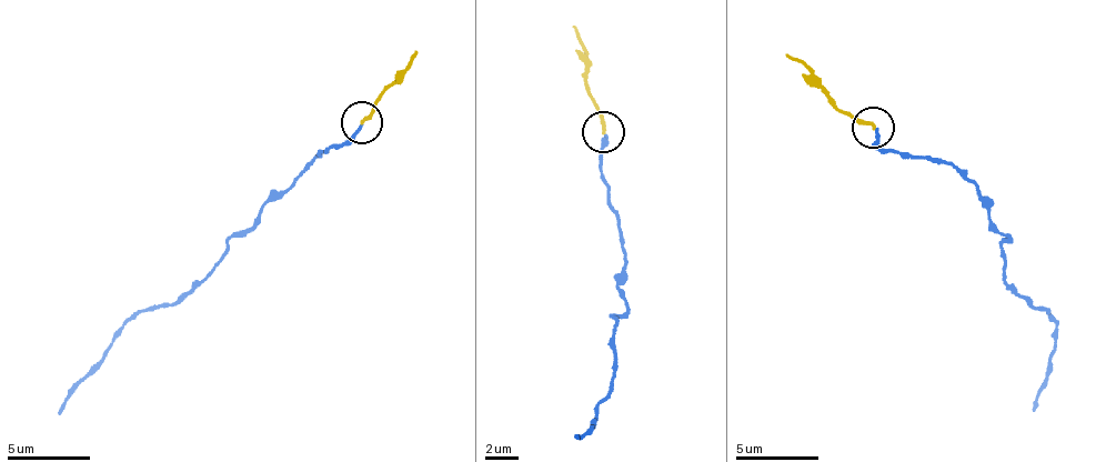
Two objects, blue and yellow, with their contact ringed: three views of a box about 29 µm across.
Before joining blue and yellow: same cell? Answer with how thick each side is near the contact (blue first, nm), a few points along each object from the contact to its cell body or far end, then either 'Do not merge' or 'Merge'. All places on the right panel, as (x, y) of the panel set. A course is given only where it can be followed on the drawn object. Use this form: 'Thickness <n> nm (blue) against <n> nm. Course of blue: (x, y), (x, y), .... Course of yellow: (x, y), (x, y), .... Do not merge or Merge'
Thickness 160 nm (blue) against 220 nm. Course of blue: (875, 127), (882, 150), (952, 161), (989, 220), (1007, 231), (1008, 287), (1043, 305), (1056, 328), (1032, 411). Course of yellow: (873, 127), (838, 110), (810, 71), (785, 56). Merge

